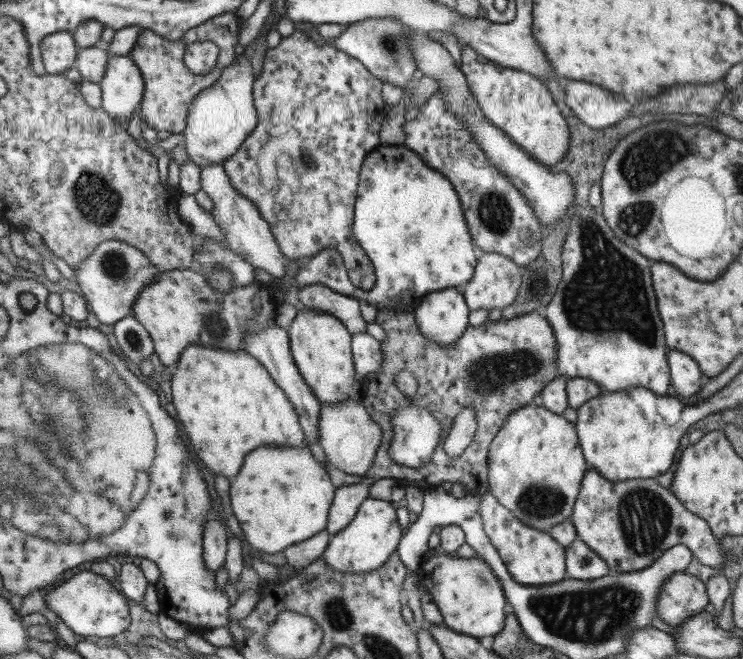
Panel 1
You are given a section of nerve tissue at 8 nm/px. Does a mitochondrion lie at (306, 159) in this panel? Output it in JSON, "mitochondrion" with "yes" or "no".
{"mitochondrion":"yes"}

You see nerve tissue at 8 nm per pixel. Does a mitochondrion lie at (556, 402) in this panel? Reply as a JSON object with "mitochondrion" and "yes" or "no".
{"mitochondrion":"no"}

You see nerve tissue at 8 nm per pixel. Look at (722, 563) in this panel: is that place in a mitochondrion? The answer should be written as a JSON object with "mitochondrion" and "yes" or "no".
{"mitochondrion":"no"}

